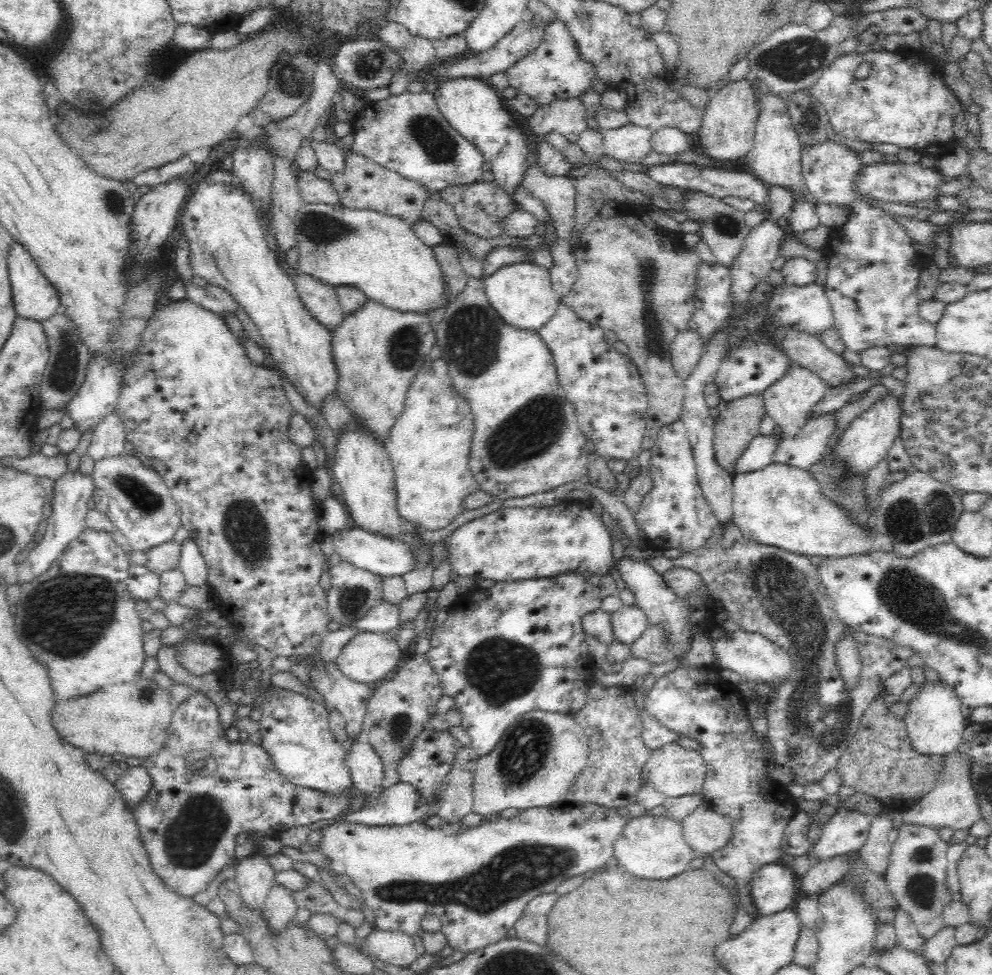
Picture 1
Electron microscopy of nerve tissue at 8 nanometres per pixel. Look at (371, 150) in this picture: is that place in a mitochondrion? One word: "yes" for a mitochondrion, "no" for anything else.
no

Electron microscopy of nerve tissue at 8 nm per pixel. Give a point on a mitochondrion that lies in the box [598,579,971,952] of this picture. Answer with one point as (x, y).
(922, 889)

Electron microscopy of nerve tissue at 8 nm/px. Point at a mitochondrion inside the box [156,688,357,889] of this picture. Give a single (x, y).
(188, 842)

